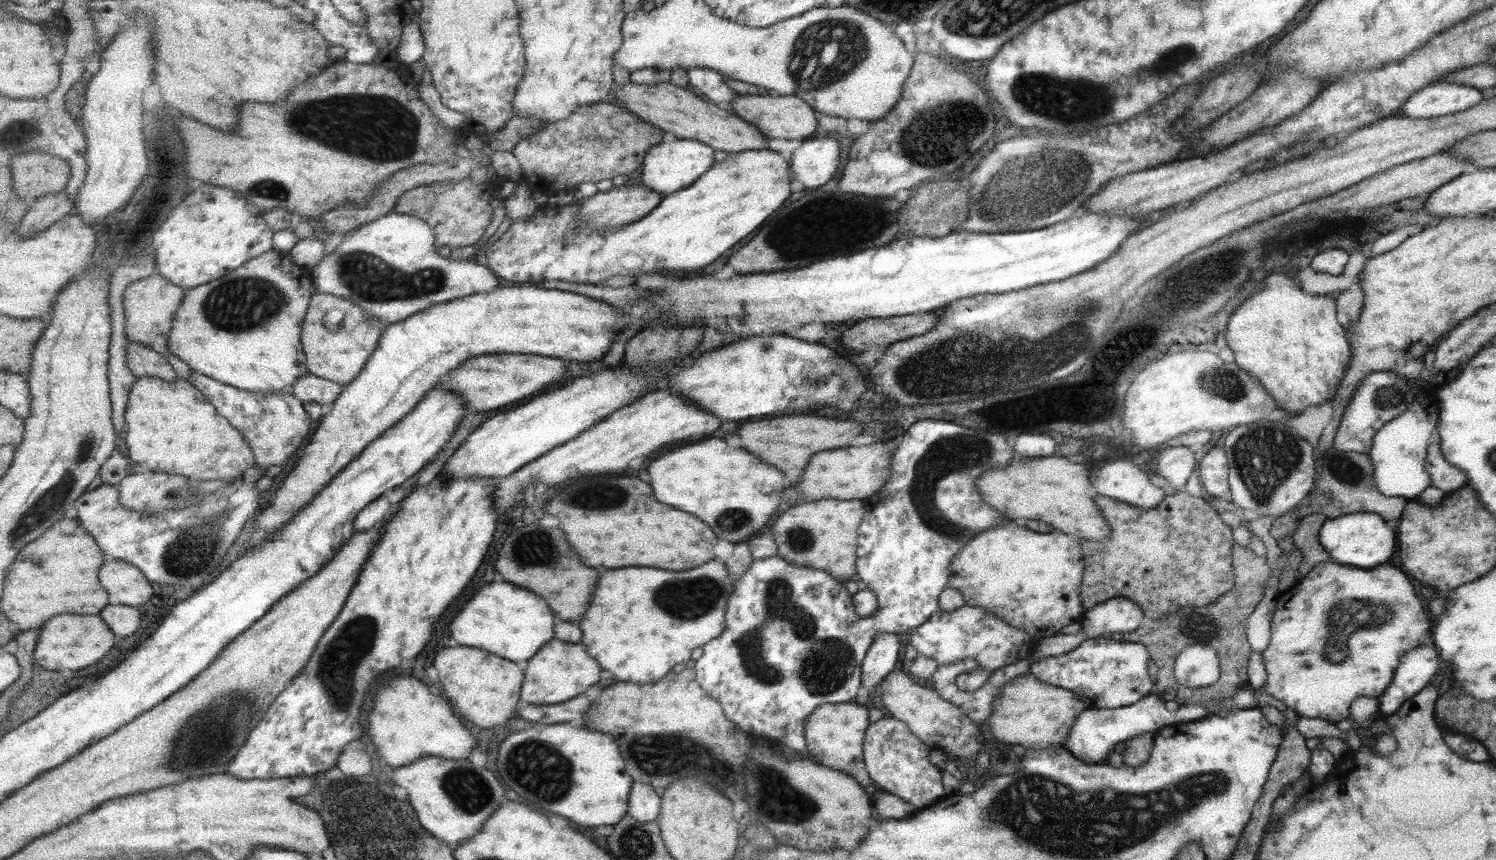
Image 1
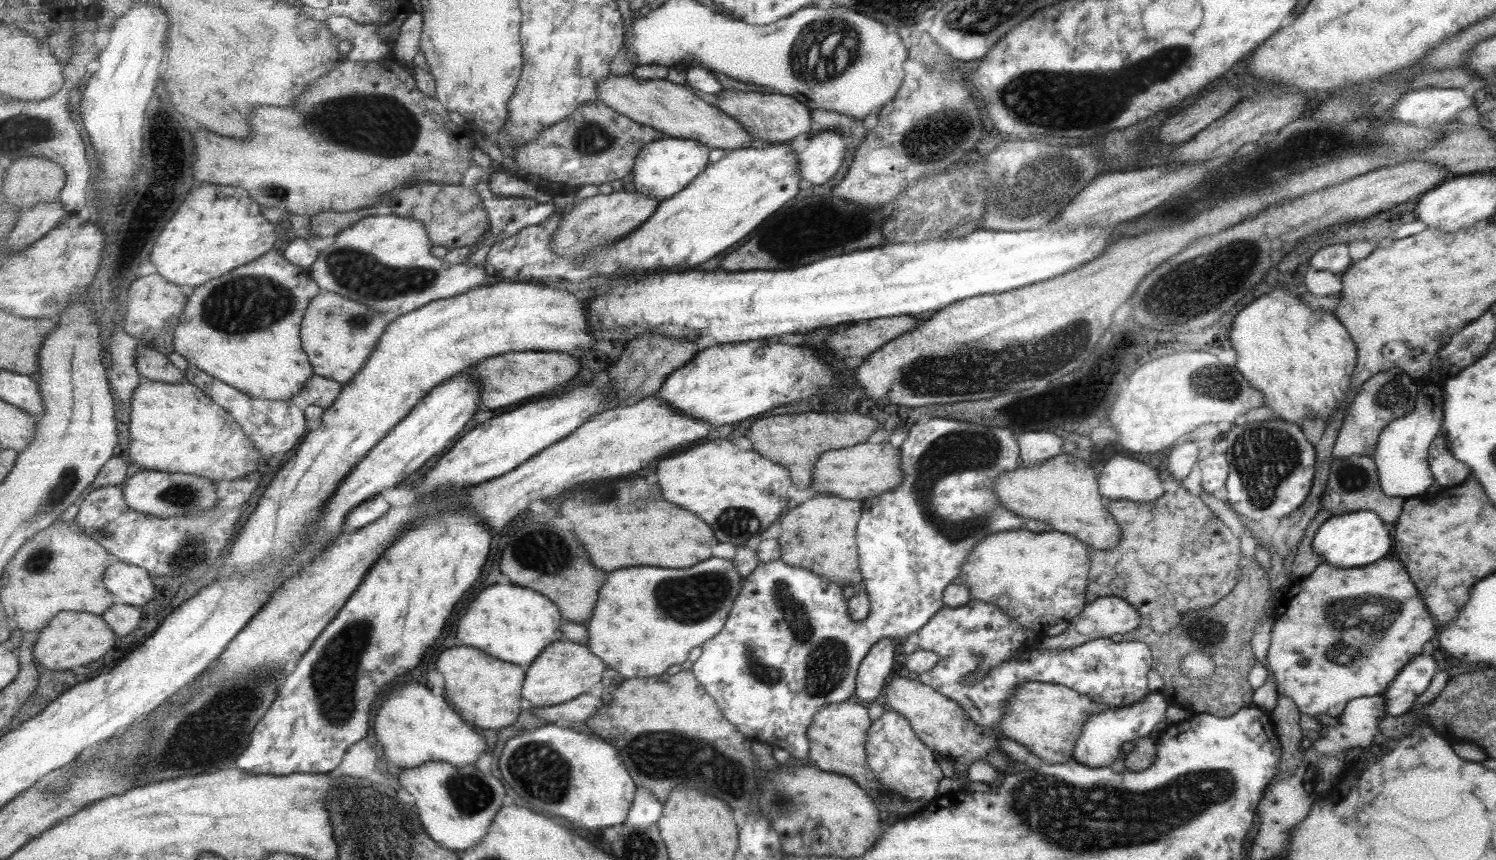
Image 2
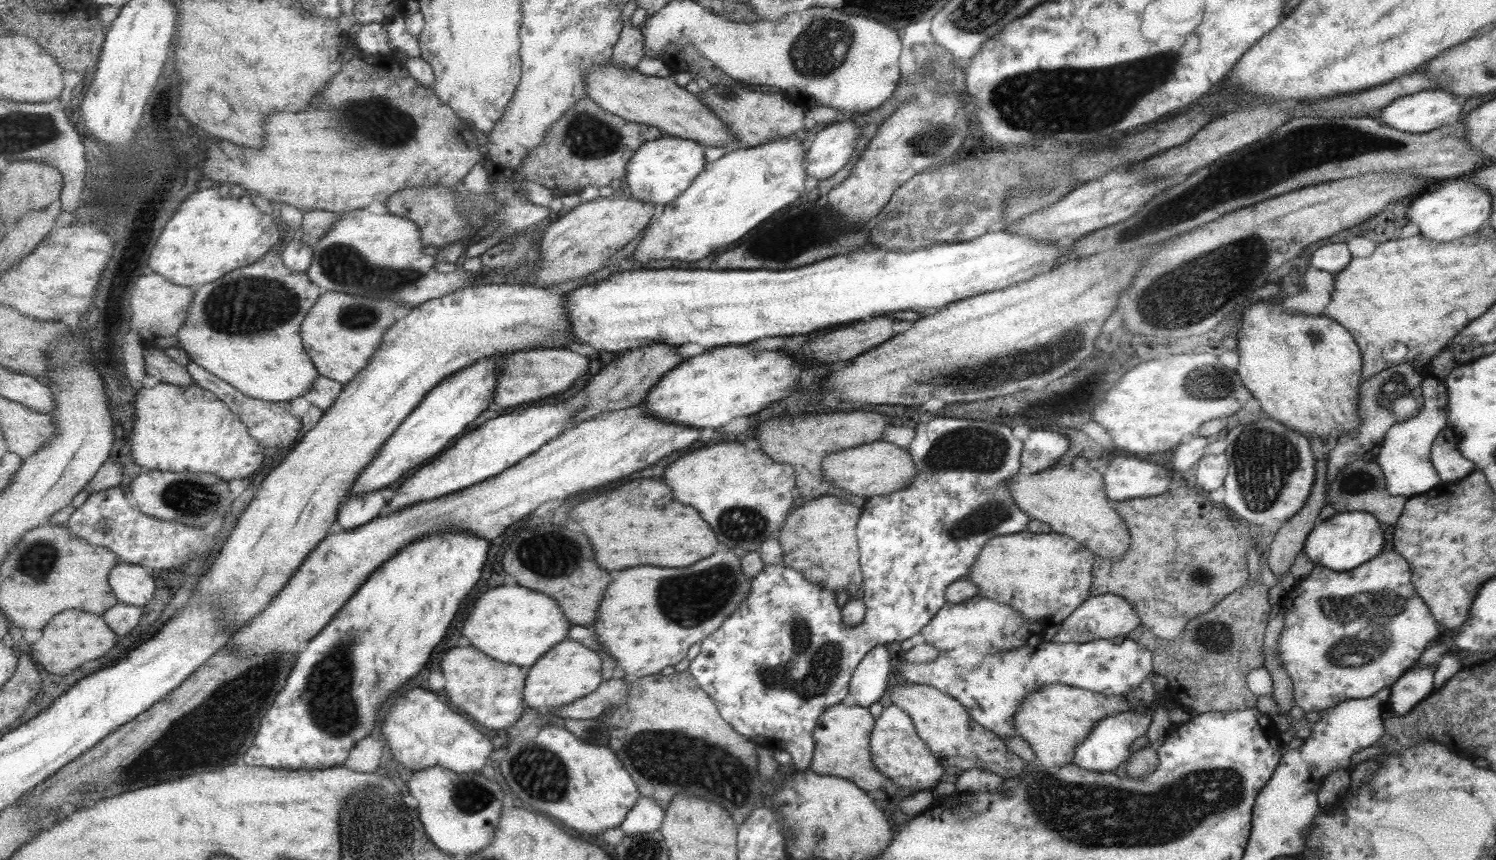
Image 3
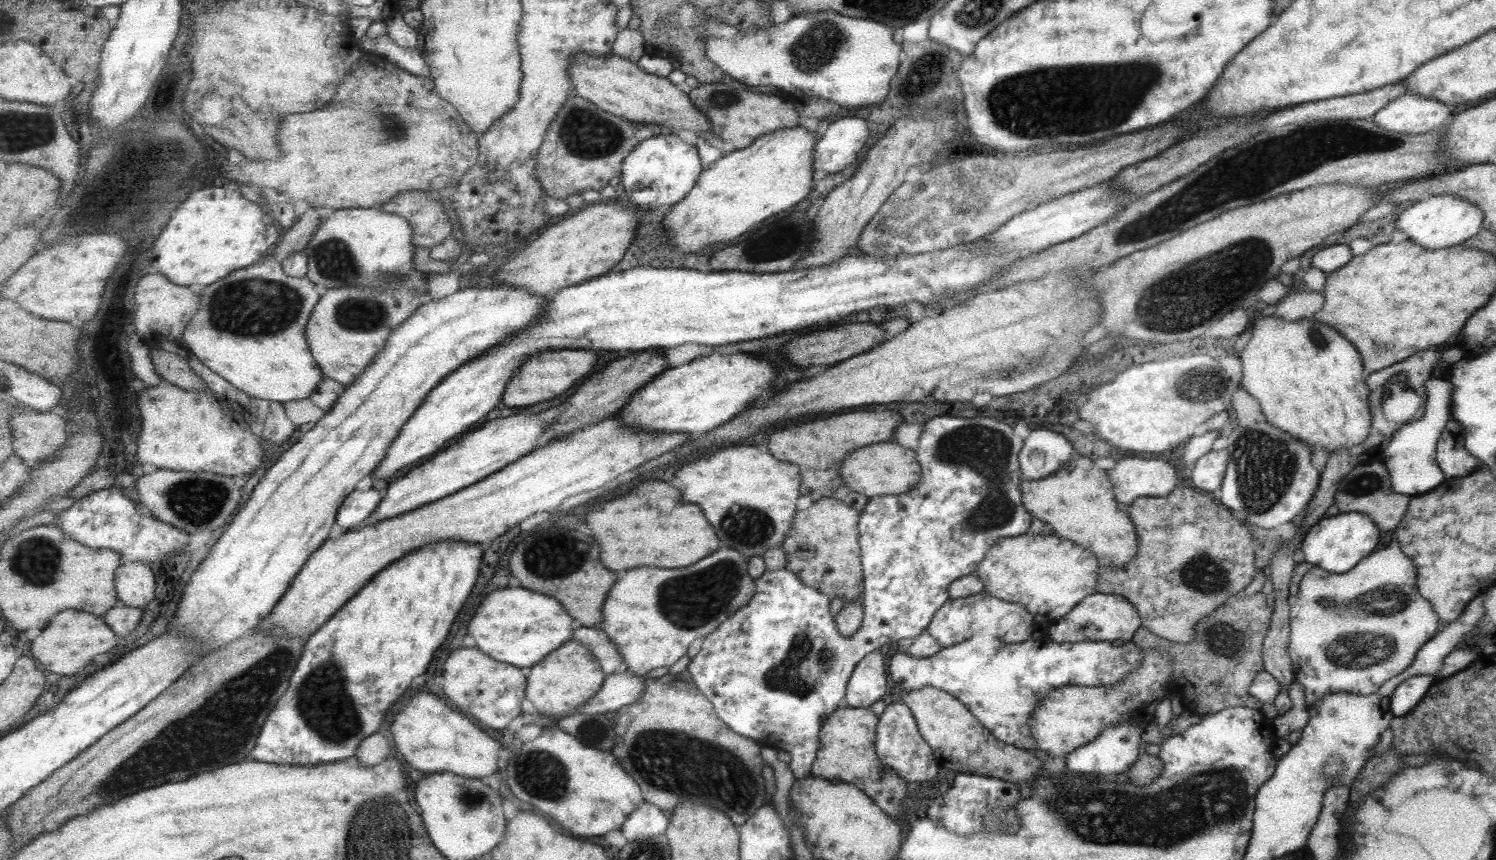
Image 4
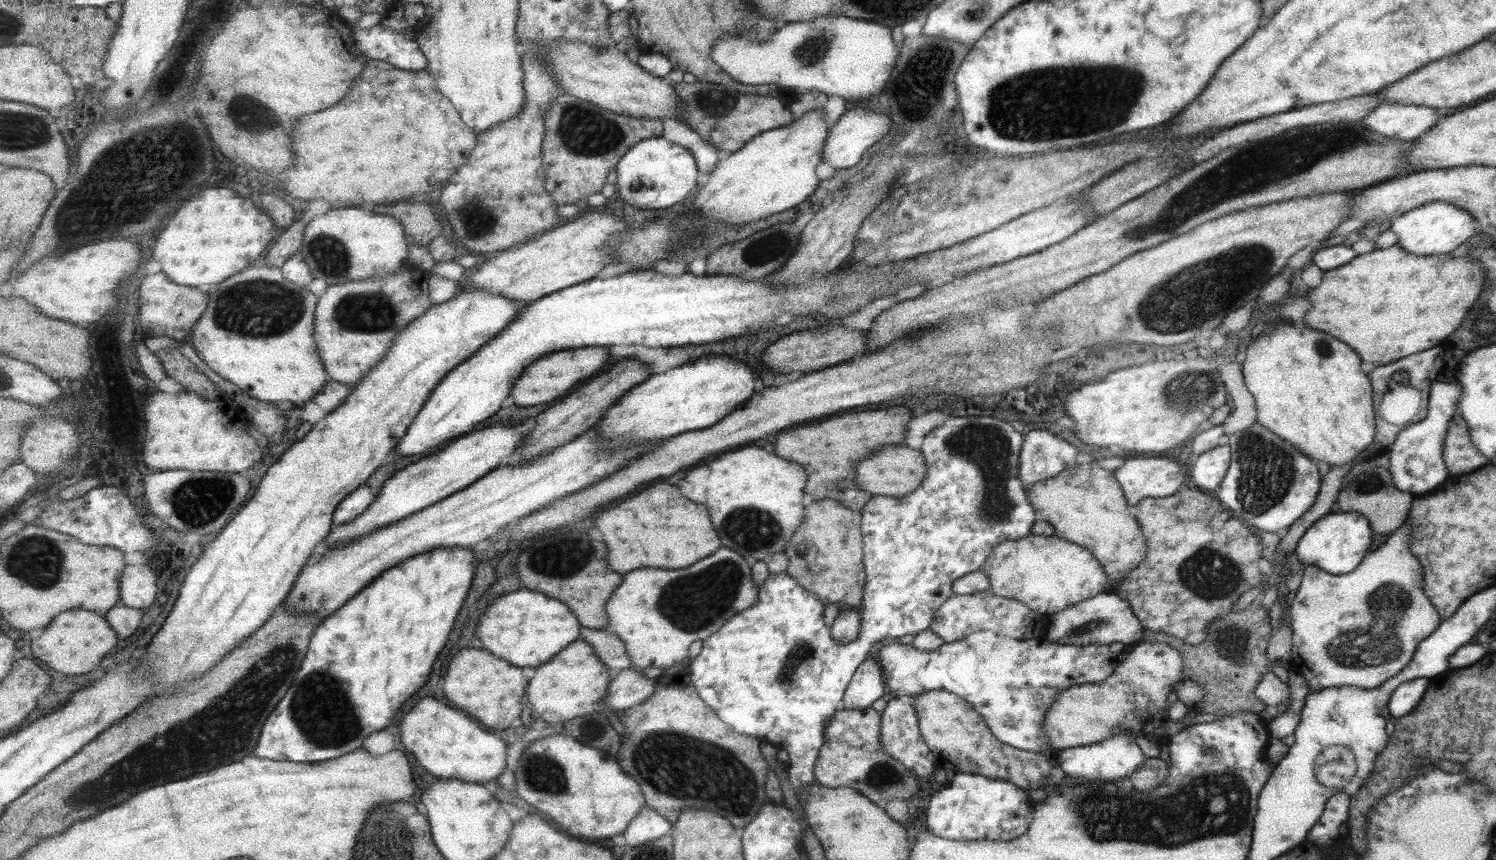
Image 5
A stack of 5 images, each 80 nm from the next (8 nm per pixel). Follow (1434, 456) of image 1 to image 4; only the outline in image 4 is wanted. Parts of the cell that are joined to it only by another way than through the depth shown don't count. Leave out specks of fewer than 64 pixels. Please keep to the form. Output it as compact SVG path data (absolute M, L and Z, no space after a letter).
M1450 425L1440 434L1436 444L1436 461L1447 478L1471 474L1480 462L1464 449L1464 440L1457 438Z

